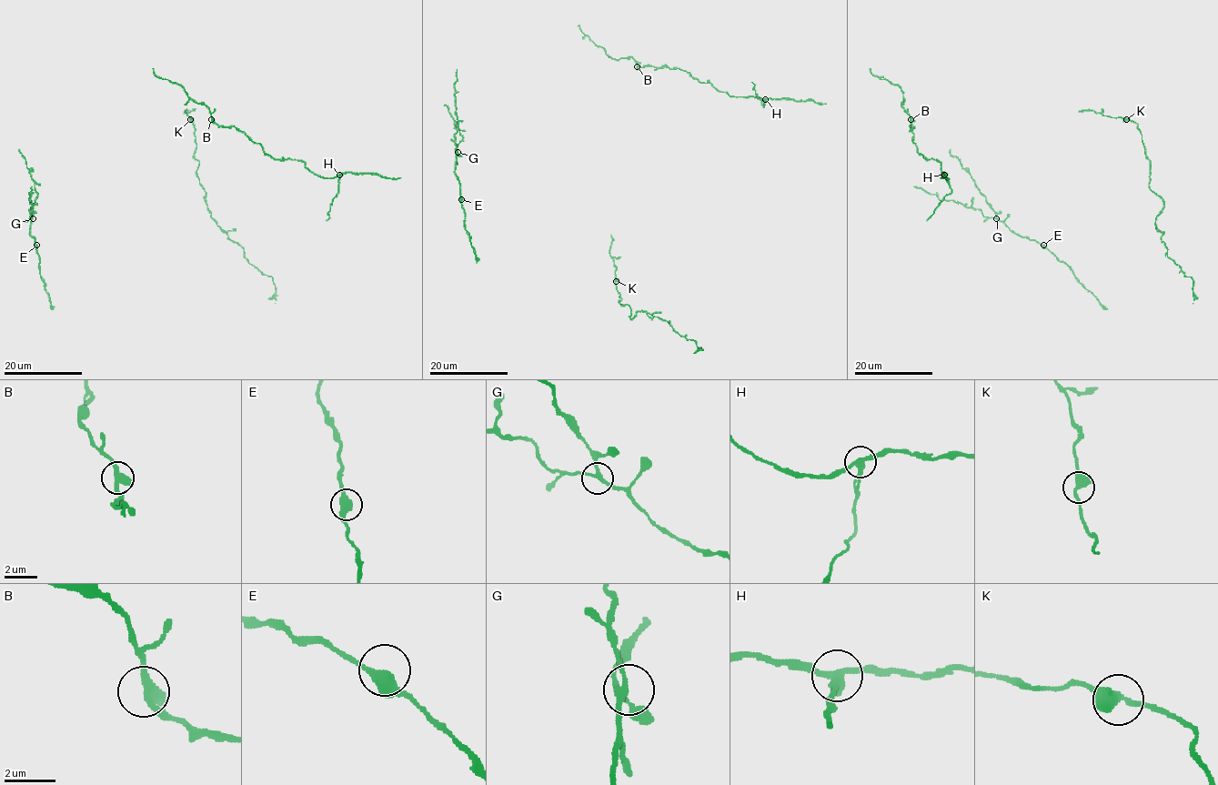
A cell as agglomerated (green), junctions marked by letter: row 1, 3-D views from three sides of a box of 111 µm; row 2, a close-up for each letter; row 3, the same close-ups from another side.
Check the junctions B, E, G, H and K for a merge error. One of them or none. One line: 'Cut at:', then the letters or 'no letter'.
Cut at: H

